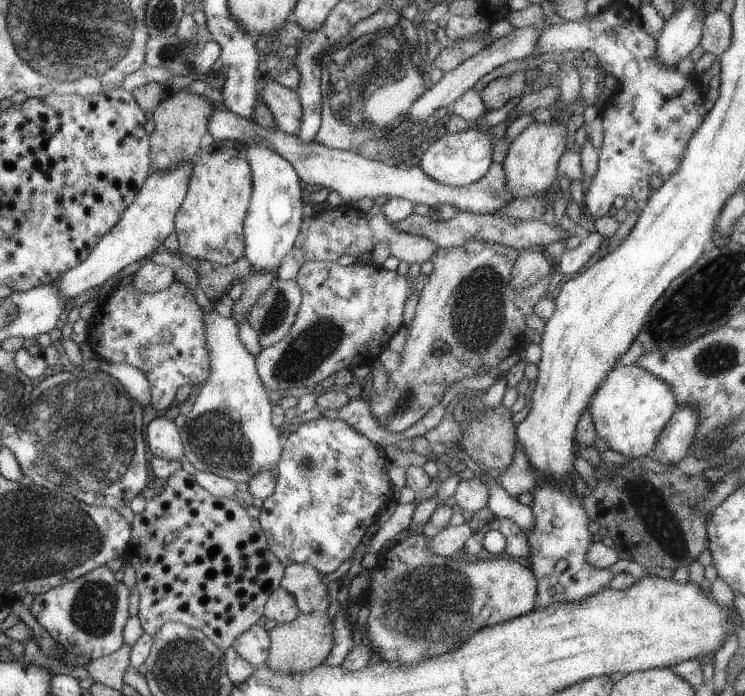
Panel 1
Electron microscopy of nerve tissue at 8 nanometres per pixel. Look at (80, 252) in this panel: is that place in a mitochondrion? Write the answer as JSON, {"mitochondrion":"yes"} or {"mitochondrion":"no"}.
{"mitochondrion":"no"}

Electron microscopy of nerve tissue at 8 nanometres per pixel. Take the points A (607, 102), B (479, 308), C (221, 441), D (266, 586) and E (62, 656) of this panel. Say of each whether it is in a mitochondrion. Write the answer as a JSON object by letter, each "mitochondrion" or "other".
{"A":"other","B":"mitochondrion","C":"mitochondrion","D":"other","E":"other"}

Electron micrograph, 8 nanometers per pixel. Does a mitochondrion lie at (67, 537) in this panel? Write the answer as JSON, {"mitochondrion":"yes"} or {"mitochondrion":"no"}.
{"mitochondrion":"yes"}

